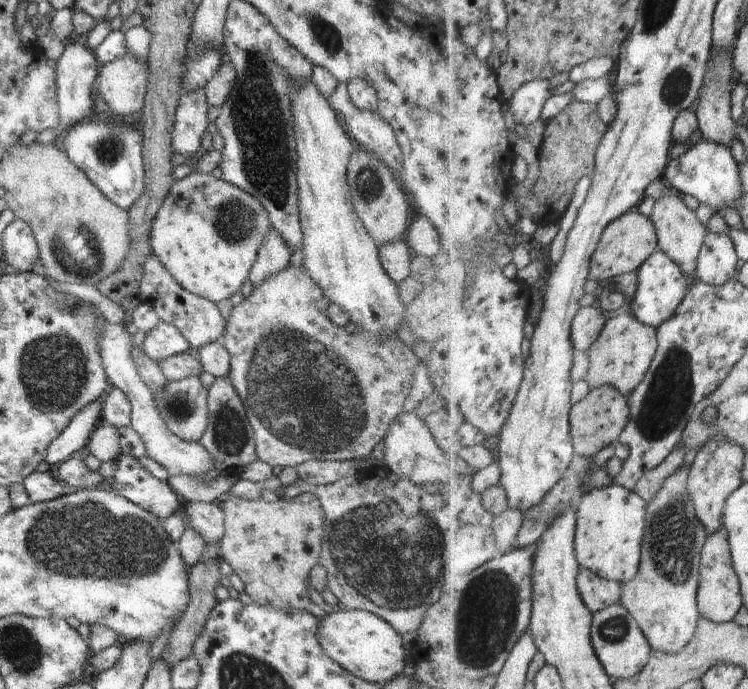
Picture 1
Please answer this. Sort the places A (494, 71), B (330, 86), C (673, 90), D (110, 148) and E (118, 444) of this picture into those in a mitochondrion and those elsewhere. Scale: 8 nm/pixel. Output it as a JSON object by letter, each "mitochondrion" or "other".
{"A":"other","B":"other","C":"mitochondrion","D":"mitochondrion","E":"other"}

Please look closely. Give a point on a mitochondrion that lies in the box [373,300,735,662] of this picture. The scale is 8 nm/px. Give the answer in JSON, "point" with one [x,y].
{"point":[668,393]}

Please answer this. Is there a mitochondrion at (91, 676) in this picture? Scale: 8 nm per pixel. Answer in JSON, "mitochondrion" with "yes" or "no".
{"mitochondrion":"no"}

